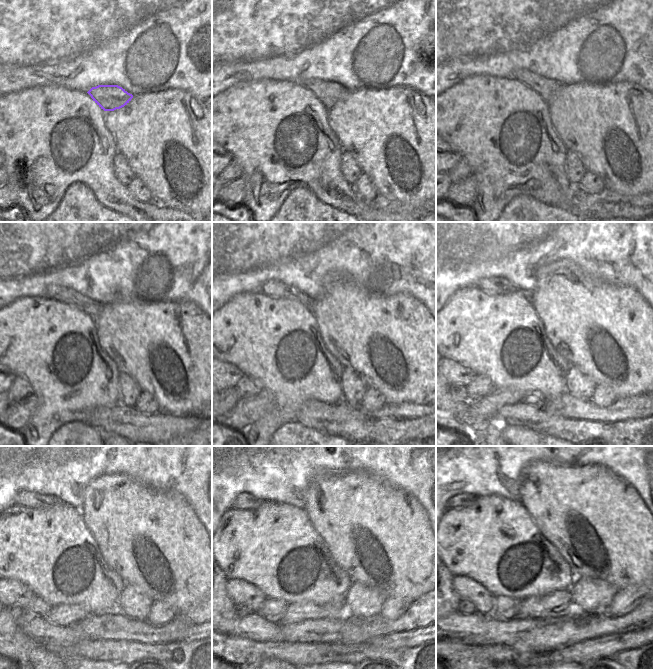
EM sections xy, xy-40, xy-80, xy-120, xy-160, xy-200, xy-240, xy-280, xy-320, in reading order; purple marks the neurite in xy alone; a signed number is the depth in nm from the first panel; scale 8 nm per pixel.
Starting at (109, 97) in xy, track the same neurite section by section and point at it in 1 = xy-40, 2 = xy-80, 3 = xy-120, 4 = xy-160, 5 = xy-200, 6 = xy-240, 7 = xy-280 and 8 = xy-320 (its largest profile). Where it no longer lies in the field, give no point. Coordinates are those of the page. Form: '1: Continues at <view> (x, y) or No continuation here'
1: Continues at xy-40 (328, 92)
2: Continues at xy-80 (545, 87)
3: Continues at xy-120 (63, 294)
4: Continues at xy-160 (273, 288)
5: Continues at xy-200 (495, 285)
6: Continues at xy-240 (26, 499)
7: Continues at xy-280 (244, 500)
8: Continues at xy-320 (459, 500).

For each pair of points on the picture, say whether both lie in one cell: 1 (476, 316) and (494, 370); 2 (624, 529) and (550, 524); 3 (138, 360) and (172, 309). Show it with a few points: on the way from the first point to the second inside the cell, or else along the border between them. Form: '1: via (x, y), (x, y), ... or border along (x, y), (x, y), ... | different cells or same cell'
1: via (482, 329), (494, 341), (494, 357) | same cell
2: via (606, 529), (585, 511), (578, 508), (568, 508) | same cell
3: via (151, 347), (172, 326), (172, 322) | same cell

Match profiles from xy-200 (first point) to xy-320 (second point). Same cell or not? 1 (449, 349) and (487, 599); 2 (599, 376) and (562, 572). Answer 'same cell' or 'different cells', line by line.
1: different cells
2: different cells

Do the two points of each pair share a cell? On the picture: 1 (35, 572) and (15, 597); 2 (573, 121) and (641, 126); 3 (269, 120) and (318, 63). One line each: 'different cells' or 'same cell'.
1: different cells
2: same cell
3: different cells

